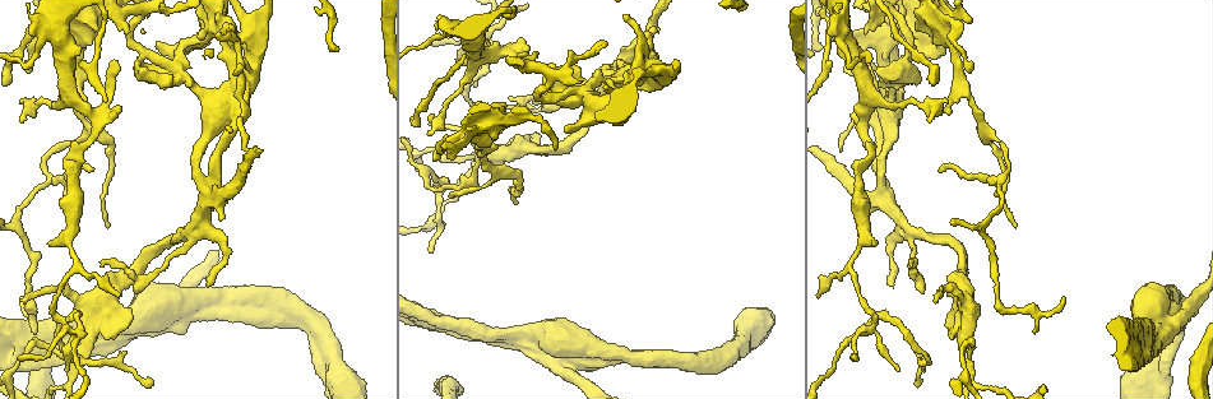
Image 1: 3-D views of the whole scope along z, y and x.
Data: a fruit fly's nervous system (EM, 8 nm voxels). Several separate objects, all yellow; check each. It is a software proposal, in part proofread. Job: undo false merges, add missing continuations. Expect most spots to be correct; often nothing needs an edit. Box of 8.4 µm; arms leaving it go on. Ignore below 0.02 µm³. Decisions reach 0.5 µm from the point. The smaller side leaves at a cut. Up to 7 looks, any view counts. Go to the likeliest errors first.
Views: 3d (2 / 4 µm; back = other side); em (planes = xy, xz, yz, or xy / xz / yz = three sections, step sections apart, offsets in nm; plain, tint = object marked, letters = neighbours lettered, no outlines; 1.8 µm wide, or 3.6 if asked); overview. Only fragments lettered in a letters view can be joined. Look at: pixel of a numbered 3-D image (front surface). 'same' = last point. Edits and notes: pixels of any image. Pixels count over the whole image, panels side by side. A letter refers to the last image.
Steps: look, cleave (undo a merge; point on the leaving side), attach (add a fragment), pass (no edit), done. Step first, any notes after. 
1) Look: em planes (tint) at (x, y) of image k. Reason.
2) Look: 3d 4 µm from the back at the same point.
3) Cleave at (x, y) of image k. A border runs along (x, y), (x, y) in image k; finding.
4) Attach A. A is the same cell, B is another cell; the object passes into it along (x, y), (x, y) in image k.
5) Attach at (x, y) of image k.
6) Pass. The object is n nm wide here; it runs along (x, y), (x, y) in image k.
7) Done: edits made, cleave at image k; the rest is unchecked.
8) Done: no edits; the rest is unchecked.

Look: 3d 2 µm at (47, 176) of image 1. Branch point.

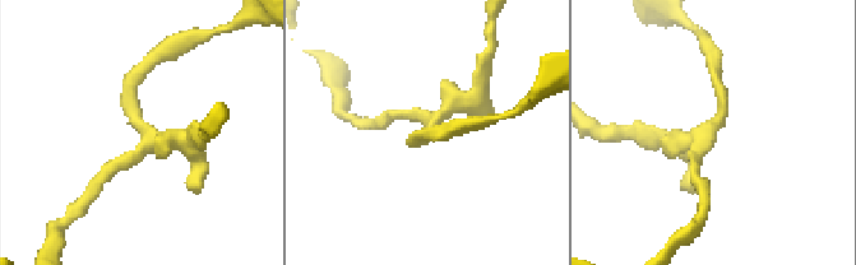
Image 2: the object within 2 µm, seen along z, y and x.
Look: em planes (plain) at (707, 133) of image 2. Now the EM.

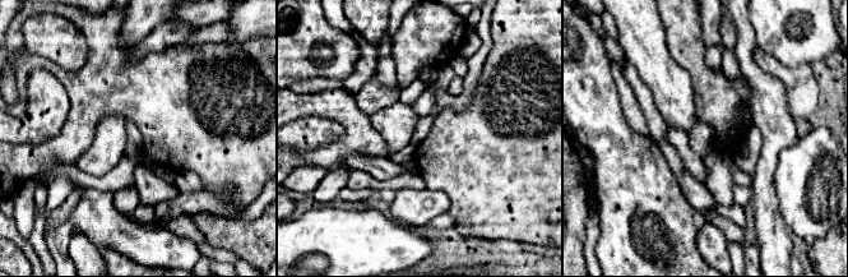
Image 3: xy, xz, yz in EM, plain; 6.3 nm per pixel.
Look: em planes (letters) at the same point. What lies round it.

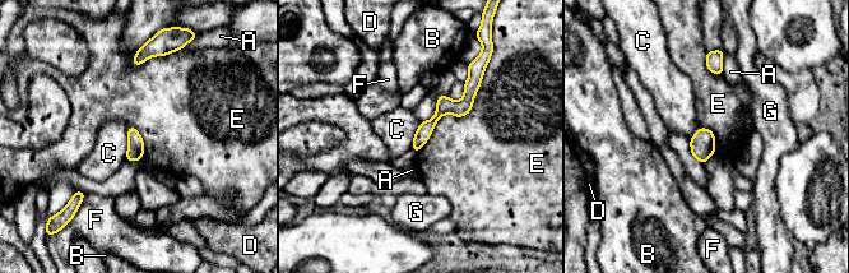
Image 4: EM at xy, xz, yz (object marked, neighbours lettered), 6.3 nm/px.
Pass. The object is 90 nm wide here; A, B, C, D, E, F and G are other cells; all the same neuron.

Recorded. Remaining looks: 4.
Look: 3d 4 µm at (878, 38) of image 1. Narrows sharply.

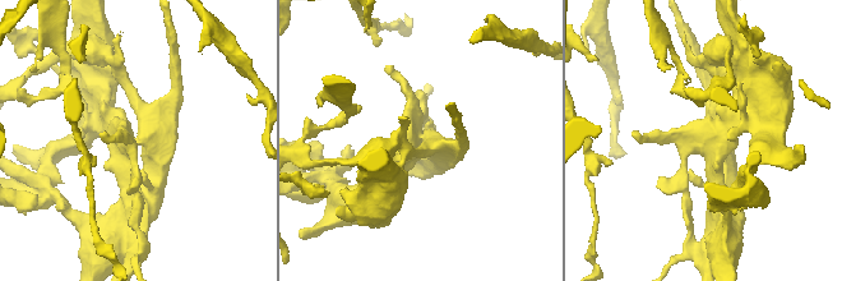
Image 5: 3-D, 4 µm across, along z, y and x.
Look: em planes (tint) at (709, 141) of image 5. Need the tissue.

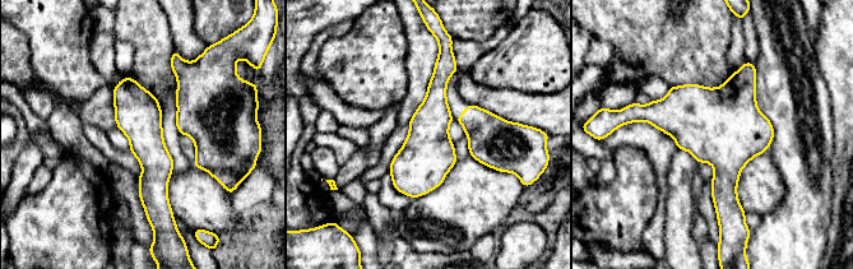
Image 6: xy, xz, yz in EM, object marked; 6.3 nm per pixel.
Look: em planes (letters) at the same point. What lies round it.

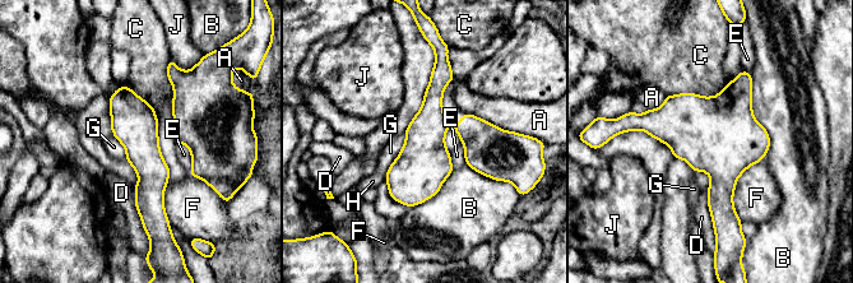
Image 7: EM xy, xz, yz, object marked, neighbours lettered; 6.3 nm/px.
Pass. The object is 300 nm wide here; A, B, C, D, E, F, G, H and J are other cells; it runs along (439, 66), (409, 203) in image 7; all the same neuron.

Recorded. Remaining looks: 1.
Done: no edits; the rest is unchecked.

